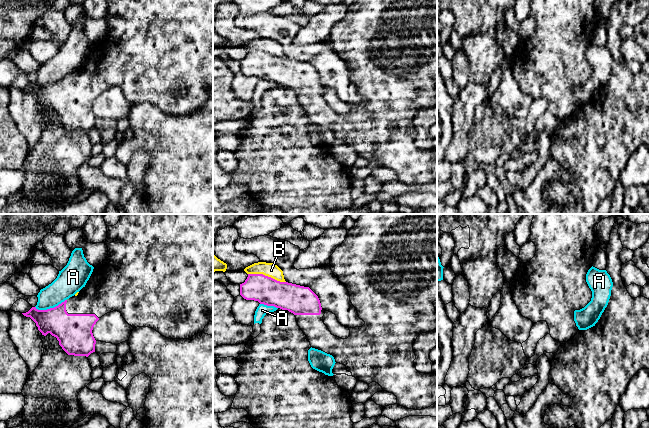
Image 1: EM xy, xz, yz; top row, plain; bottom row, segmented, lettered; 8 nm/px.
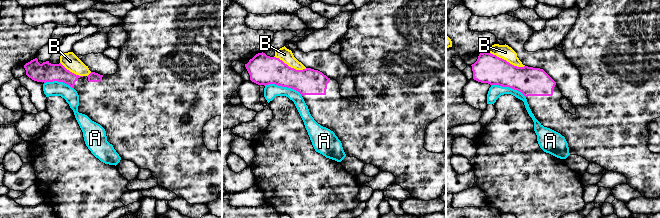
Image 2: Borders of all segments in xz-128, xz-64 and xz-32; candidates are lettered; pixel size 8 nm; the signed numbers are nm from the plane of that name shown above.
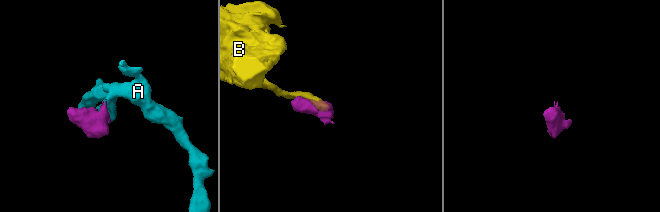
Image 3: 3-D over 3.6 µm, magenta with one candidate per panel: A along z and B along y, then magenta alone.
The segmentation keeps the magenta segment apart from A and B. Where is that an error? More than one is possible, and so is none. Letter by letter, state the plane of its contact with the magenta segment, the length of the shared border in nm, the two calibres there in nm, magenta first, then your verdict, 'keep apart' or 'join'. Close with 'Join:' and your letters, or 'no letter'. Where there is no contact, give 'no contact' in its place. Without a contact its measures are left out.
A: xy | 260 nm | 280/200 nm | keep apart
B: xz | 320 nm | 220/110 nm | keep apart
Join: no letter

